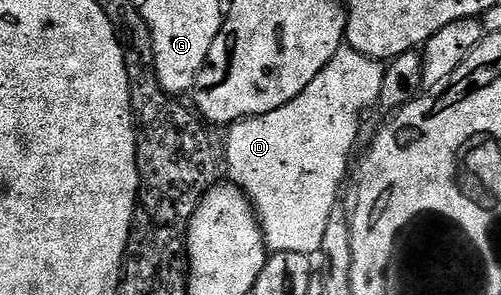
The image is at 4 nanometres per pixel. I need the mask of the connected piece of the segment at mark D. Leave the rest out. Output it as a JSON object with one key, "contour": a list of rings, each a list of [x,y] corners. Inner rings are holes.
{"contour":[[[344,47],[335,52],[317,79],[313,79],[313,83],[309,83],[309,87],[305,87],[297,99],[285,103],[285,107],[277,107],[277,111],[244,117],[226,130],[230,180],[250,199],[263,229],[263,242],[271,253],[319,253],[329,215],[340,204],[339,188],[347,177],[347,164],[351,161],[351,152],[359,137],[363,112],[378,106],[381,79],[385,79],[384,62],[361,55],[356,49]]]}

